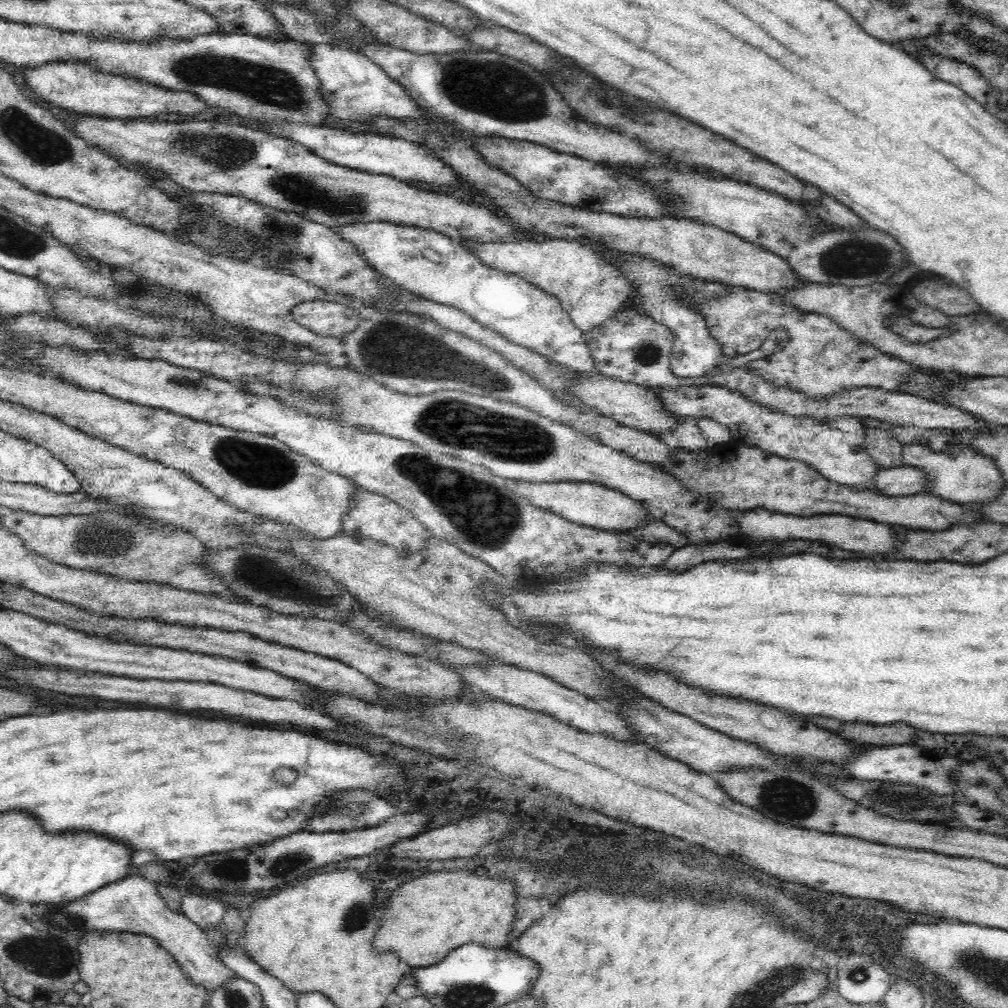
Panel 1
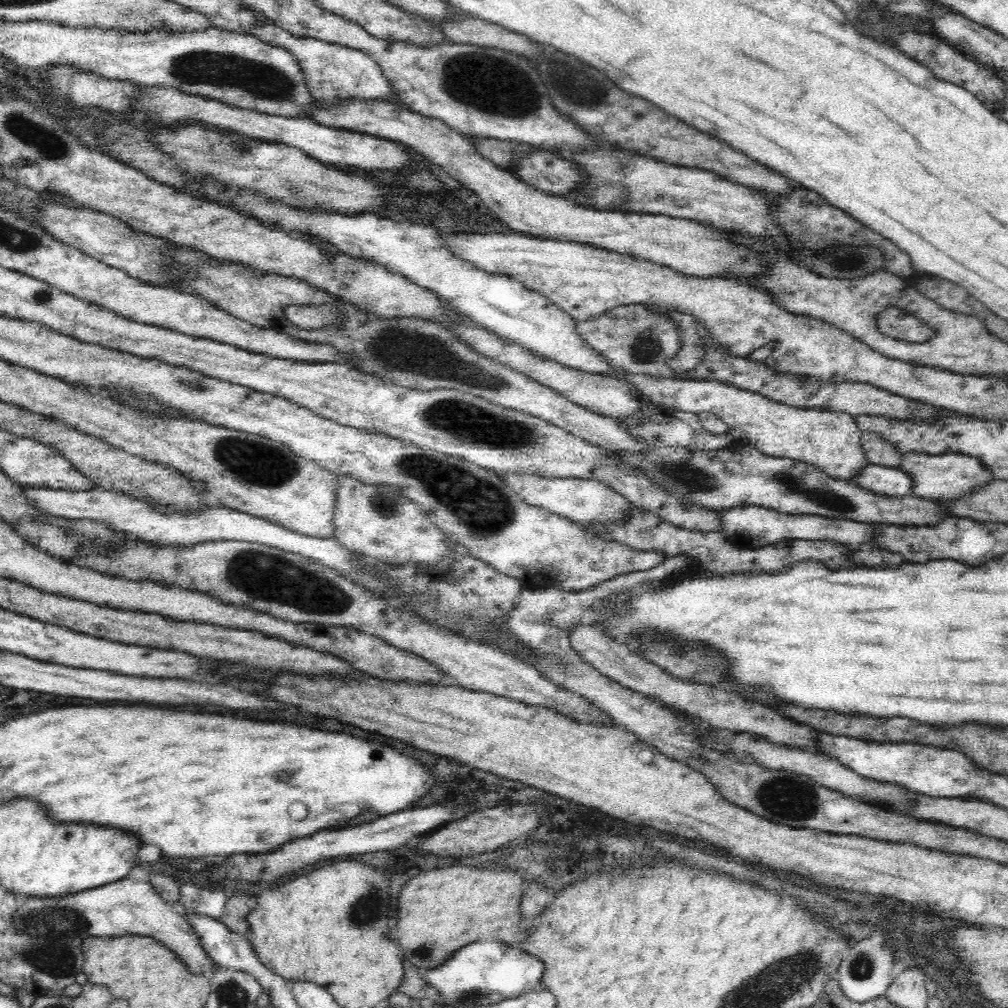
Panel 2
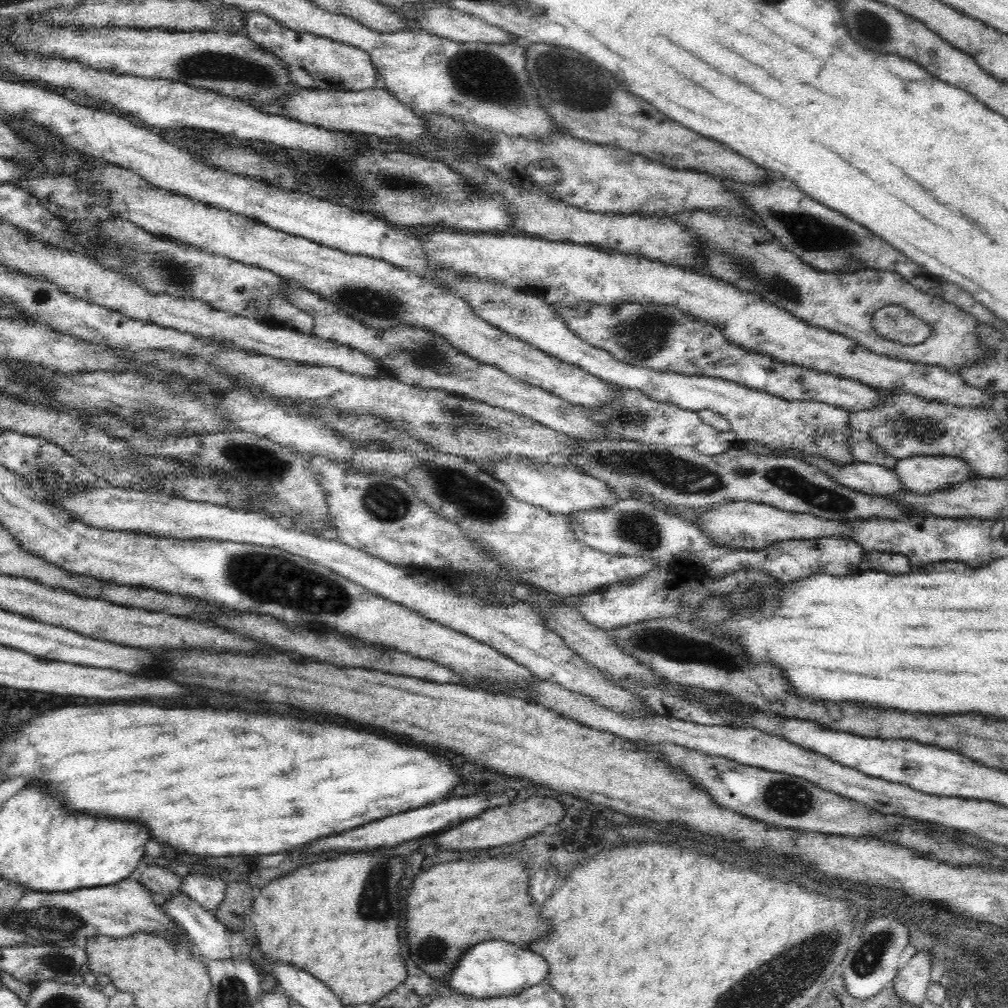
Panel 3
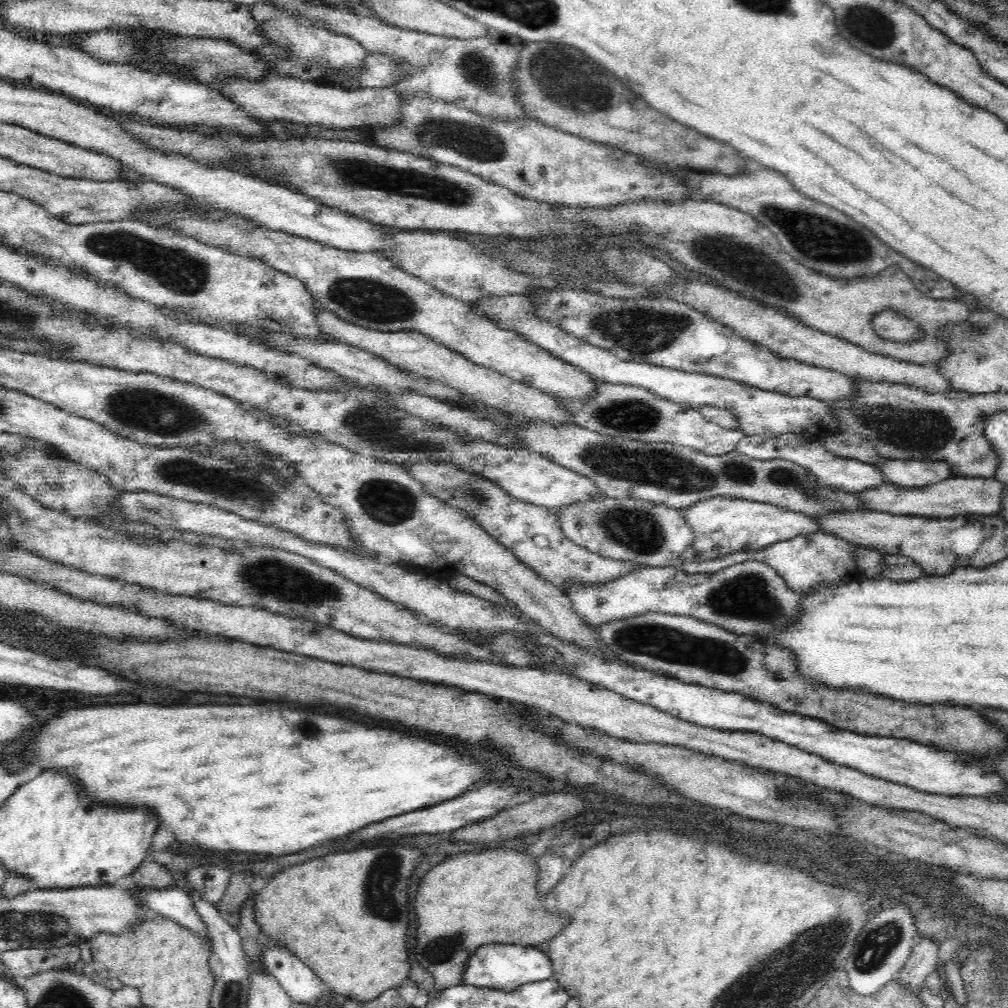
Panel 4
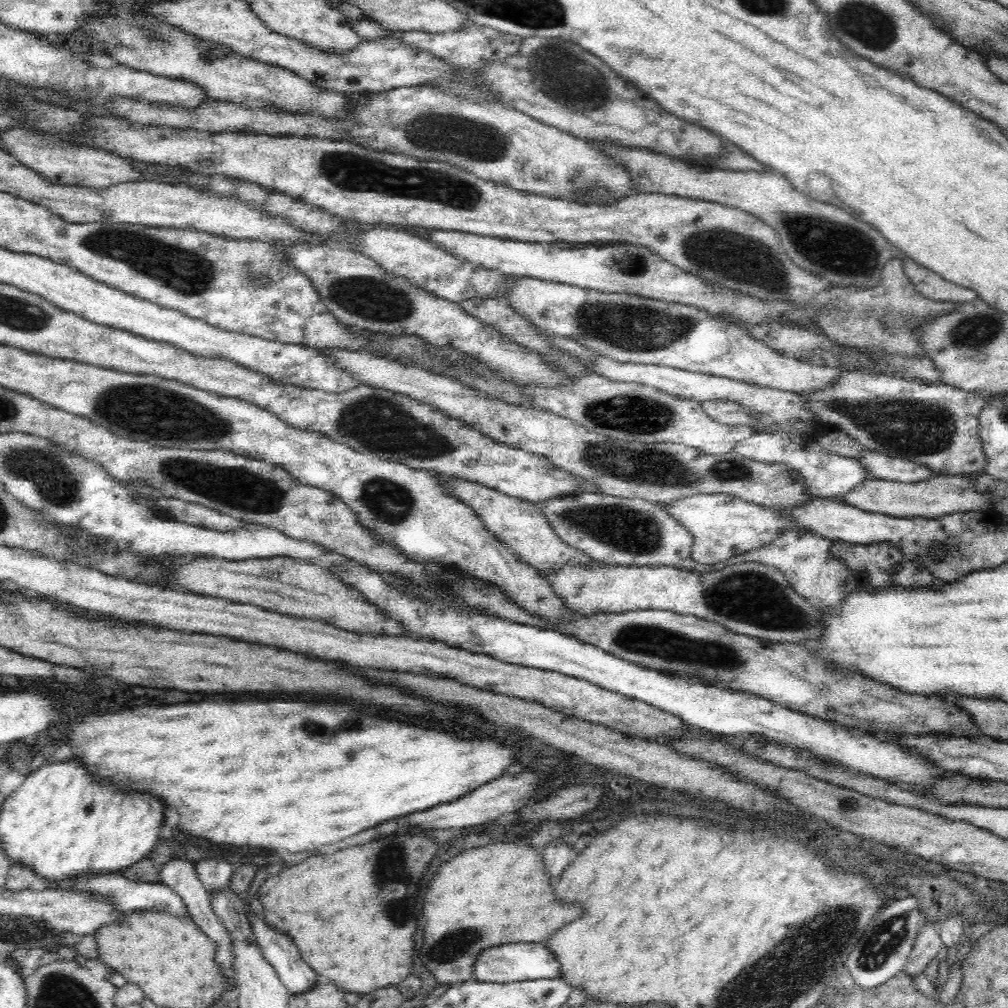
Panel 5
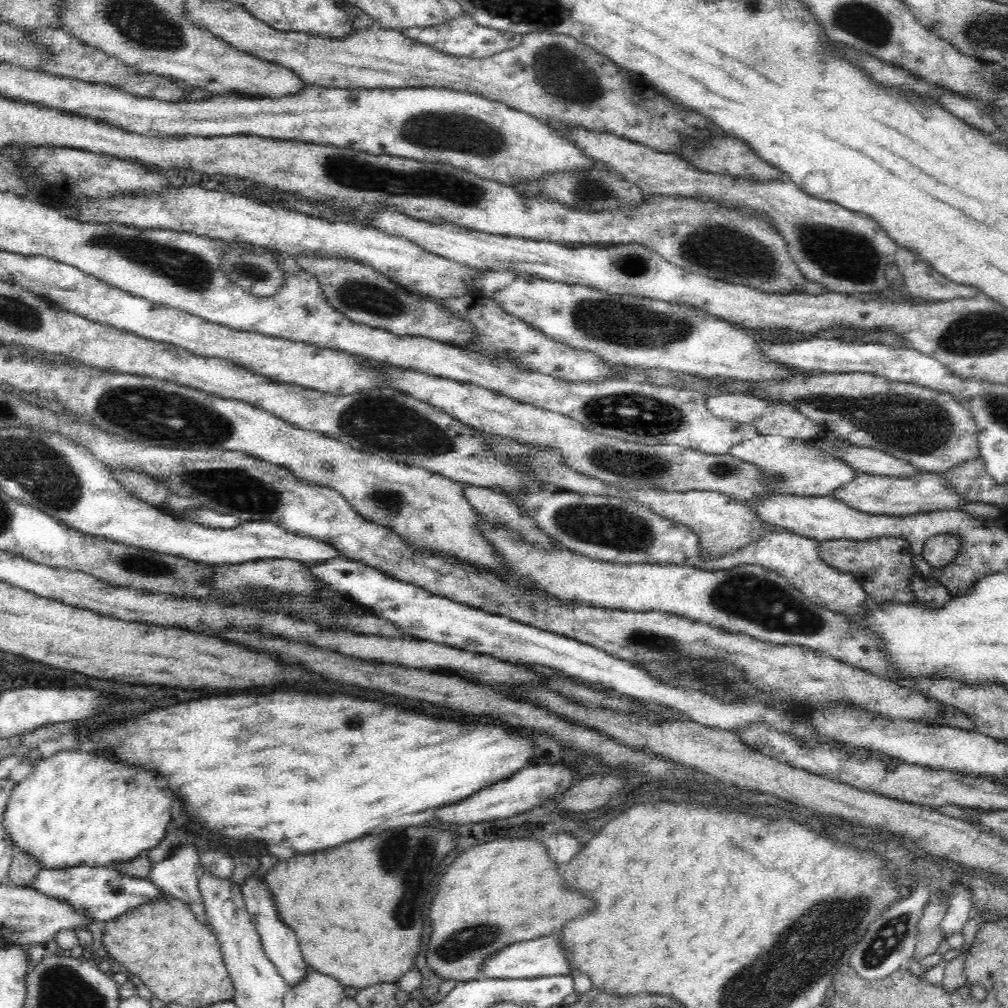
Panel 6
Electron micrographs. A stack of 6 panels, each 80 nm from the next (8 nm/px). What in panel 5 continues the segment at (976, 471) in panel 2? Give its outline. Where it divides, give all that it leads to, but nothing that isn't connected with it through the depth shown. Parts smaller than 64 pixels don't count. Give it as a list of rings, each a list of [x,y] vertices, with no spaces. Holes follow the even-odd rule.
[[[867,449],[855,456],[874,479],[886,479],[890,482],[917,483],[936,476],[934,470],[903,458],[880,454]]]

